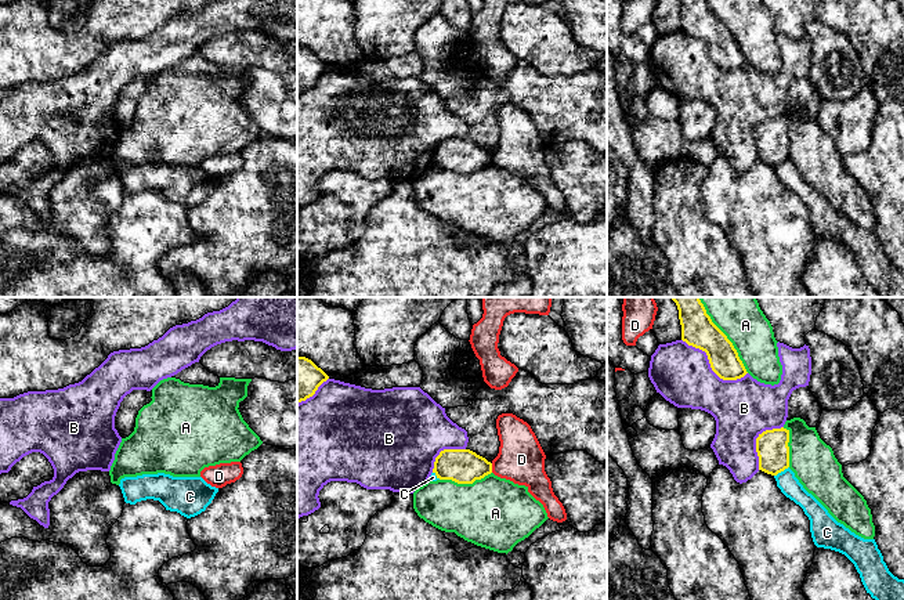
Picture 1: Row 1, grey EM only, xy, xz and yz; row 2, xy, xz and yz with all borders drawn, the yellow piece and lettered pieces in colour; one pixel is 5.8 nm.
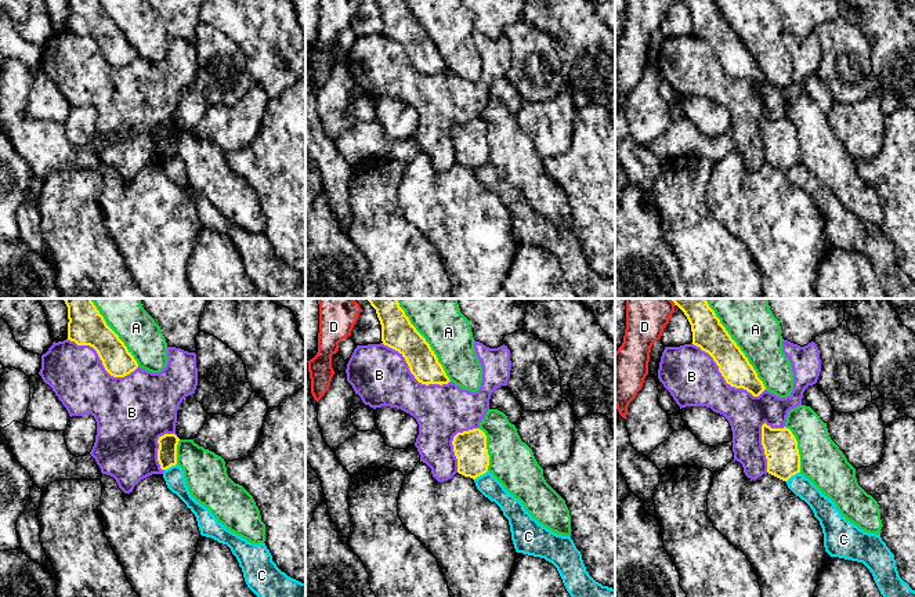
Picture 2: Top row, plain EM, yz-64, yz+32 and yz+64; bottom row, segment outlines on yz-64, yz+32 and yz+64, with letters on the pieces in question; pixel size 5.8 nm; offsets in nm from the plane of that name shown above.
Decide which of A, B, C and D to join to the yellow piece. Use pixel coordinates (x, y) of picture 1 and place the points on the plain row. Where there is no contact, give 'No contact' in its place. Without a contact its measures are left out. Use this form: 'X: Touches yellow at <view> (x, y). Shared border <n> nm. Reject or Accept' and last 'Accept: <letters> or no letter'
A: Touches yellow at yz (730, 32). Shared border 440 nm. Reject
B: Touches yellow at yz (711, 57). Shared border 440 nm. Reject
C: Touches yellow at yz (781, 161). Shared border 110 nm. Reject
D: Touches yellow at xz (491, 158). Shared border 60 nm. Reject
Accept: no letter

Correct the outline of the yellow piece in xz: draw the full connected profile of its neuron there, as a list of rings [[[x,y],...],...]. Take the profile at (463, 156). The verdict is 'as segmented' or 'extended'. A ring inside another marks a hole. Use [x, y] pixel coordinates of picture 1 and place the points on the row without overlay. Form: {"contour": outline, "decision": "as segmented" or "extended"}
{"contour": [[[444,140],[435,148],[433,163],[440,170],[473,174],[492,163],[492,153],[470,140]]], "decision": "as segmented"}

